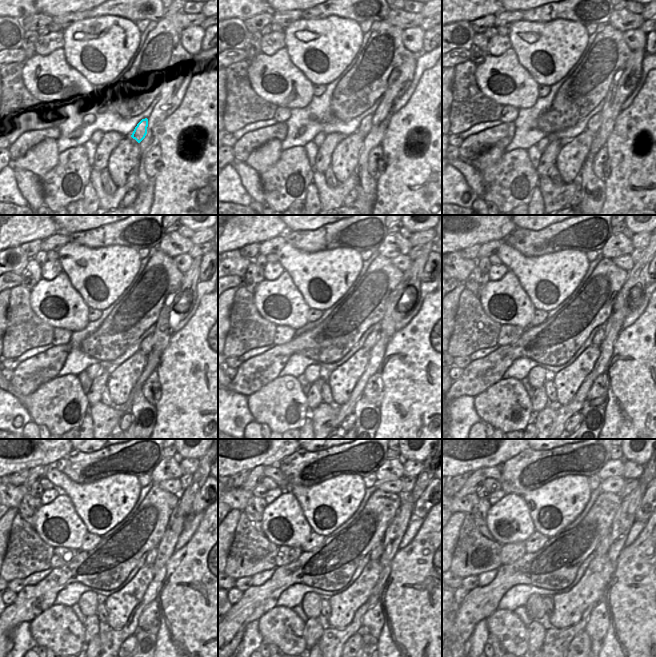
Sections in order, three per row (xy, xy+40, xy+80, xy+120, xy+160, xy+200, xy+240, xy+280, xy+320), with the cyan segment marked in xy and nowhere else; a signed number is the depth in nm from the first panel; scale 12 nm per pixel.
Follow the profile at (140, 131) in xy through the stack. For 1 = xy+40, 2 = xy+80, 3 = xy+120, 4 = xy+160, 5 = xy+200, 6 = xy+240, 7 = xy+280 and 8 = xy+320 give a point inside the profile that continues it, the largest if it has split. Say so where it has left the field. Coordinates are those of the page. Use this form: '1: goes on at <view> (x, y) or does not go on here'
1: goes on at xy+40 (365, 127)
2: goes on at xy+80 (594, 123)
3: goes on at xy+120 (146, 347)
4: goes on at xy+160 (372, 339)
5: goes on at xy+200 (599, 336)
6: goes on at xy+240 (152, 554)
7: goes on at xy+280 (376, 553)
8: goes on at xy+320 (602, 548)

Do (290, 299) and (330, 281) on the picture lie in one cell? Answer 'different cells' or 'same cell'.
different cells

